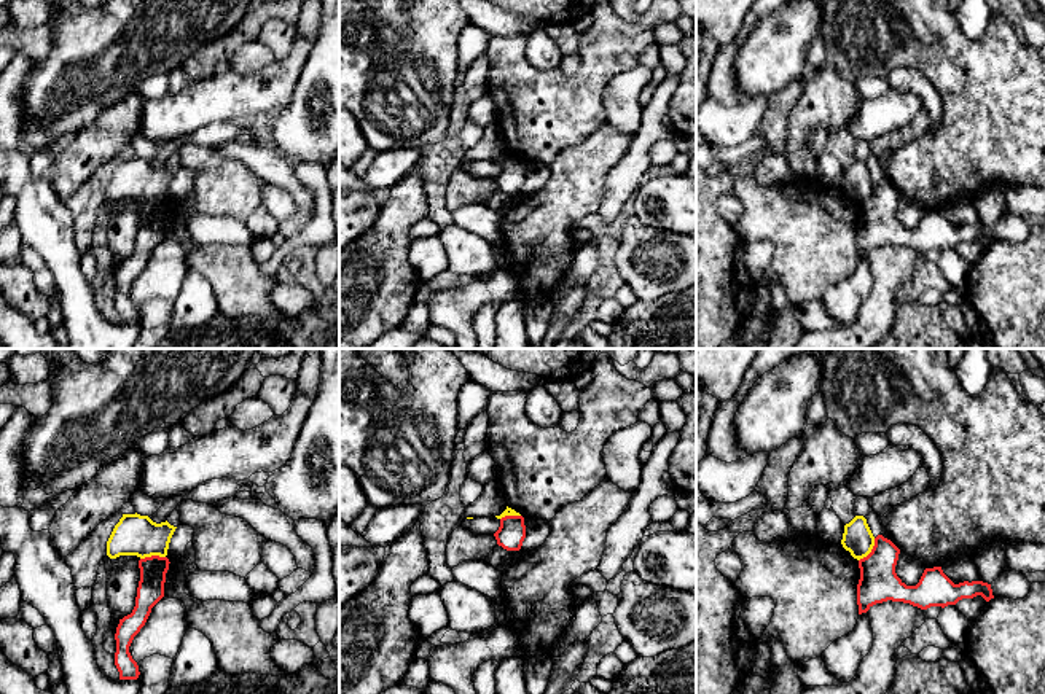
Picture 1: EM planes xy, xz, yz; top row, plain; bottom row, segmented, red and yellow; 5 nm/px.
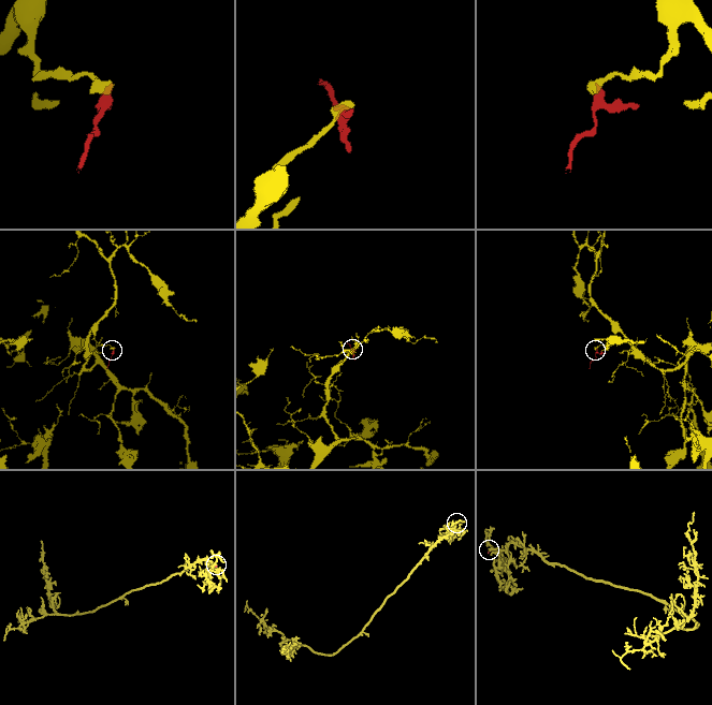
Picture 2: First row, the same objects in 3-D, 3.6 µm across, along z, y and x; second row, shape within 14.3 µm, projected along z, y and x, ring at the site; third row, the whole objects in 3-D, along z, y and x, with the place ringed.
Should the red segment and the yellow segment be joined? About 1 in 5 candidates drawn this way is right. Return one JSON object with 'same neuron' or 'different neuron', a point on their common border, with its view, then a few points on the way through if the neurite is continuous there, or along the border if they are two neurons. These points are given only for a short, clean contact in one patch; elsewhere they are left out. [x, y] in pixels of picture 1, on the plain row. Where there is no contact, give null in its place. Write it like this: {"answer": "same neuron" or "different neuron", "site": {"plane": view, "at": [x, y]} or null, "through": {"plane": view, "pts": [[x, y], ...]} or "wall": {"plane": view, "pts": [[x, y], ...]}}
{"answer": "different neuron", "site": {"plane": "yz", "at": [872, 194]}, "wall": {"plane": "yz", "pts": [[875, 182], [873, 191], [859, 204]]}}

